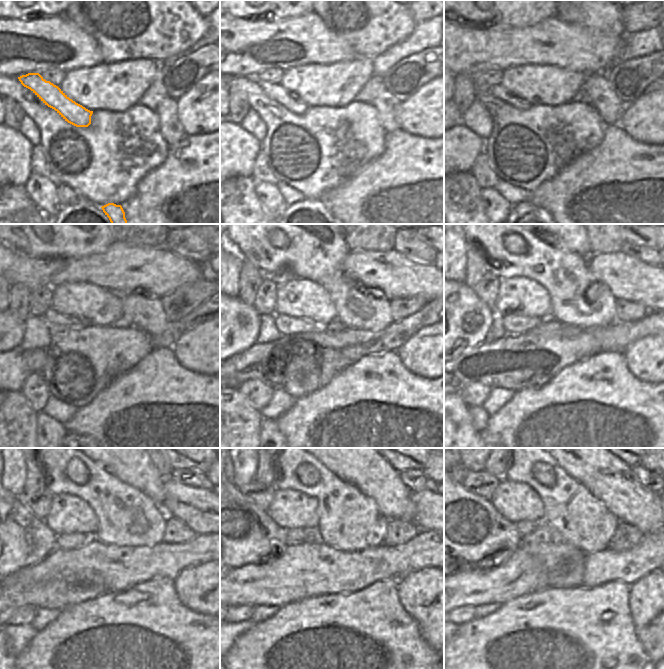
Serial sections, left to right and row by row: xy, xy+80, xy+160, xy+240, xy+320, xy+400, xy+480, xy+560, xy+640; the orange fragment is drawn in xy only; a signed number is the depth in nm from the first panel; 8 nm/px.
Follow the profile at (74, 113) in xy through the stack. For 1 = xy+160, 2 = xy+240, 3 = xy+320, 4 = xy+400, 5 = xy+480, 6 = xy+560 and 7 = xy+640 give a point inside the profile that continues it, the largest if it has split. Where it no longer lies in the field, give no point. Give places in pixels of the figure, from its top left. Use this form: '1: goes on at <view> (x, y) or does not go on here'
1: goes on at xy+160 (498, 91)
2: goes on at xy+240 (52, 317)
3: goes on at xy+320 (286, 325)
4: goes on at xy+400 (513, 324)
5: goes on at xy+480 (73, 540)
6: goes on at xy+560 (297, 535)
7: goes on at xy+640 (524, 527)

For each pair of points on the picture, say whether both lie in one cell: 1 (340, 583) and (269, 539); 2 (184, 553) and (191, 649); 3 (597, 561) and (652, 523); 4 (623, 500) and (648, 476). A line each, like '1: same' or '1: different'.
1: different
2: different
3: different
4: different

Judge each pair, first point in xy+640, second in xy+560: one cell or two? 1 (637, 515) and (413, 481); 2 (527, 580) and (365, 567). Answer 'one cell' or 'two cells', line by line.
1: two cells
2: one cell

